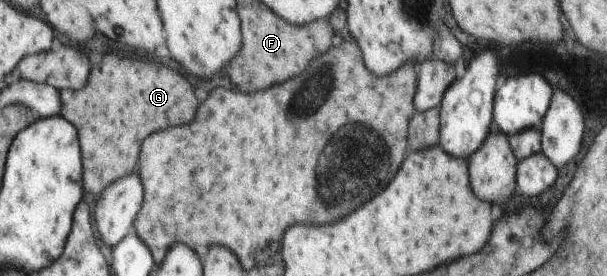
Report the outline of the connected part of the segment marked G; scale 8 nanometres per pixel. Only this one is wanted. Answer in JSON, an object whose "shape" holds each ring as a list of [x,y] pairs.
{"shape":[[[112,53],[104,55],[100,63],[92,67],[92,79],[88,79],[80,91],[70,93],[62,89],[59,95],[62,103],[59,115],[80,127],[80,147],[84,147],[84,193],[96,196],[118,177],[134,173],[138,147],[146,135],[172,125],[190,123],[196,109],[192,87],[182,75],[162,65],[122,59]]]}

